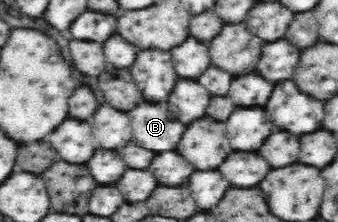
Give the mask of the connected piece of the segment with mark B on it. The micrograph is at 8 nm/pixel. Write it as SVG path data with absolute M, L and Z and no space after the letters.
M144 102L128 114L138 146L154 152L176 150L186 126L178 120L178 116L174 116L174 112L170 112L166 102Z

